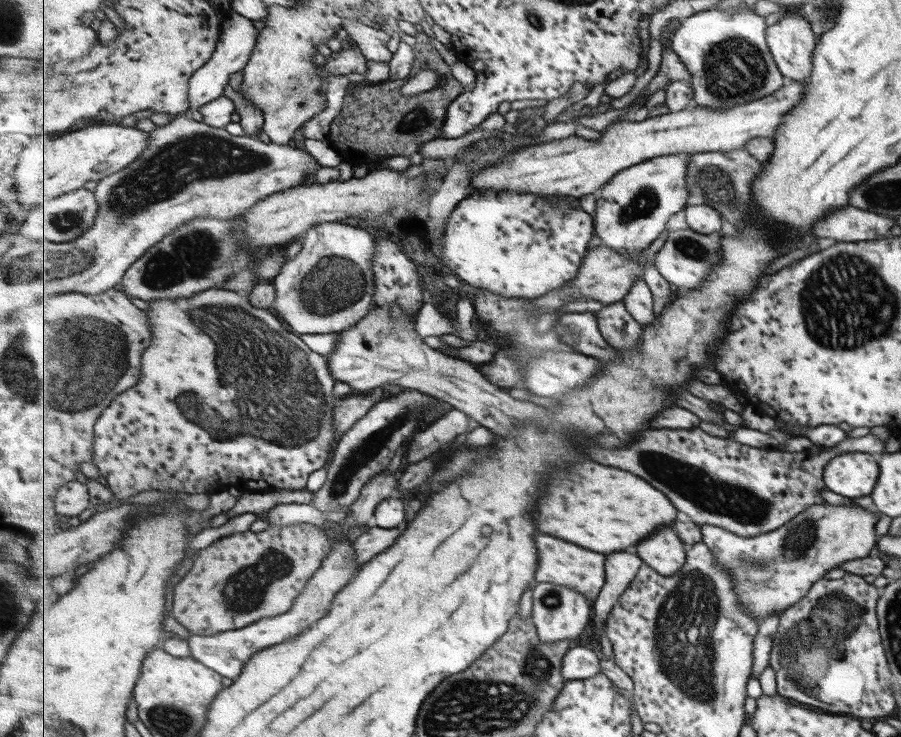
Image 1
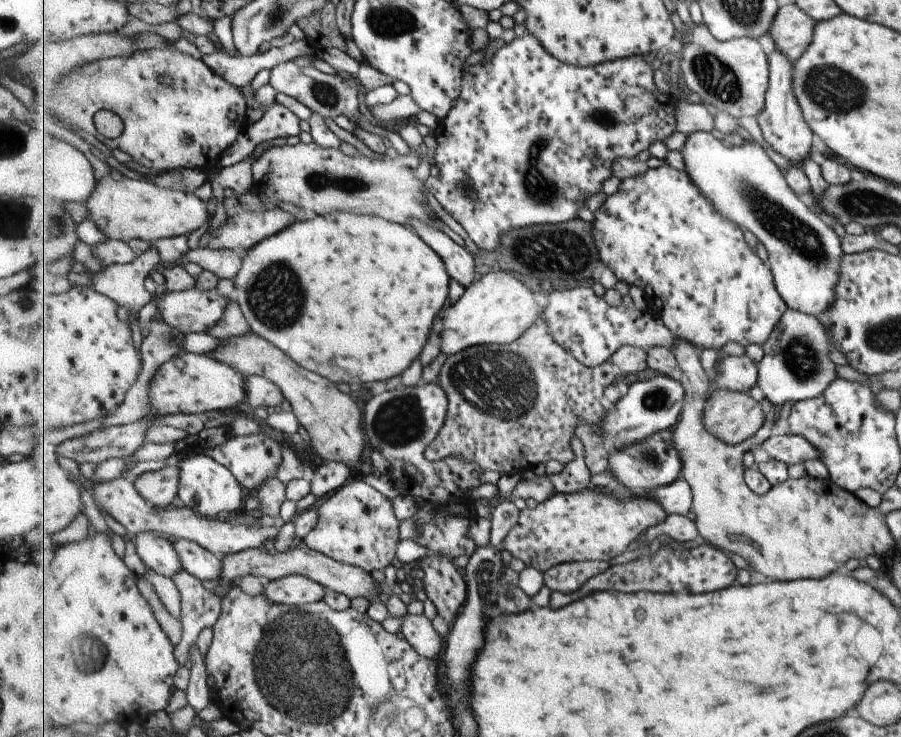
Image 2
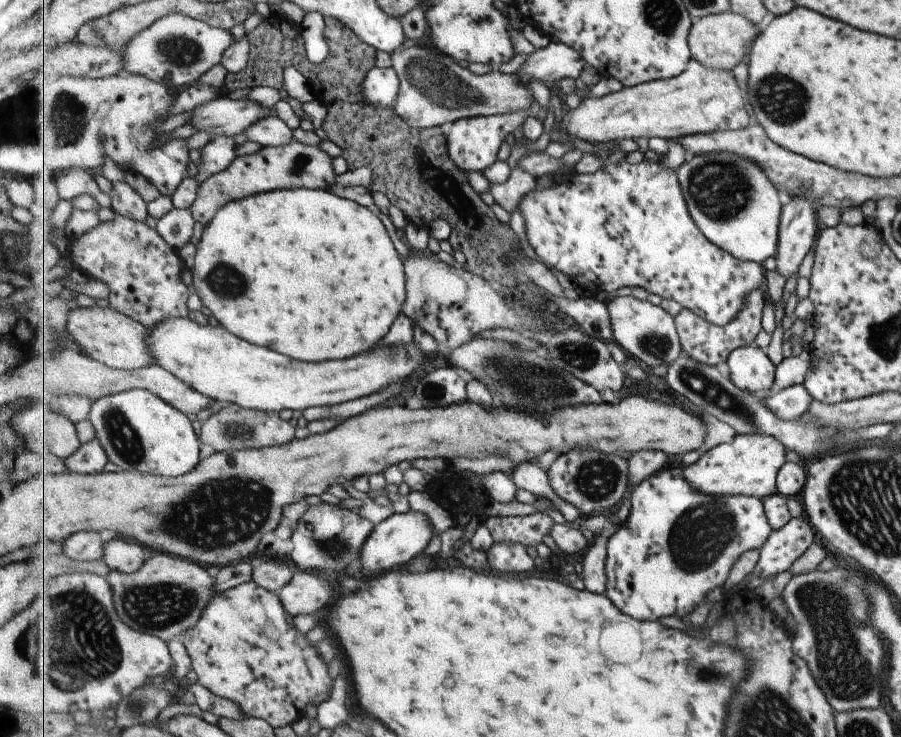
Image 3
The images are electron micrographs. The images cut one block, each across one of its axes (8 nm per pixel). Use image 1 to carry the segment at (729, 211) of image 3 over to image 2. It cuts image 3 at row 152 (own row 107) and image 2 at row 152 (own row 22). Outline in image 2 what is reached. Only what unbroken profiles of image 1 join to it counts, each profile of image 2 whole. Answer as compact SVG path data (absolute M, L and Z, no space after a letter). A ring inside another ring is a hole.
M697 131L687 136L680 150L685 171L700 188L700 191L723 212L725 218L737 222L743 230L749 230L767 250L768 263L772 268L777 290L784 297L789 309L817 317L832 306L835 300L836 282L840 278L838 264L841 248L835 231L827 226L821 216L807 208L801 199L787 184L779 166L769 158L765 148L755 141L743 140L741 144L727 146L721 136L711 132Z

